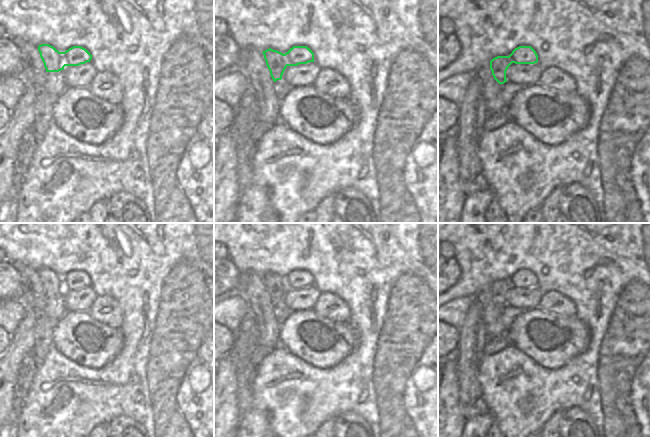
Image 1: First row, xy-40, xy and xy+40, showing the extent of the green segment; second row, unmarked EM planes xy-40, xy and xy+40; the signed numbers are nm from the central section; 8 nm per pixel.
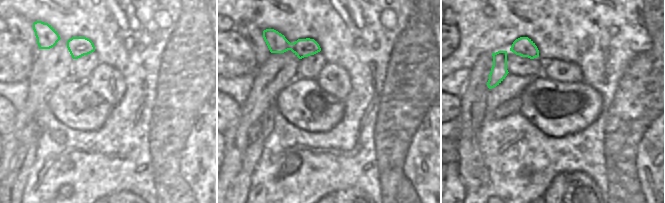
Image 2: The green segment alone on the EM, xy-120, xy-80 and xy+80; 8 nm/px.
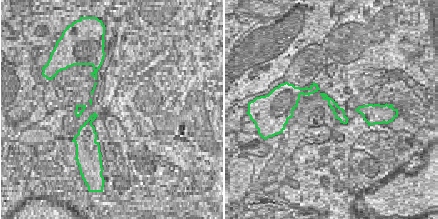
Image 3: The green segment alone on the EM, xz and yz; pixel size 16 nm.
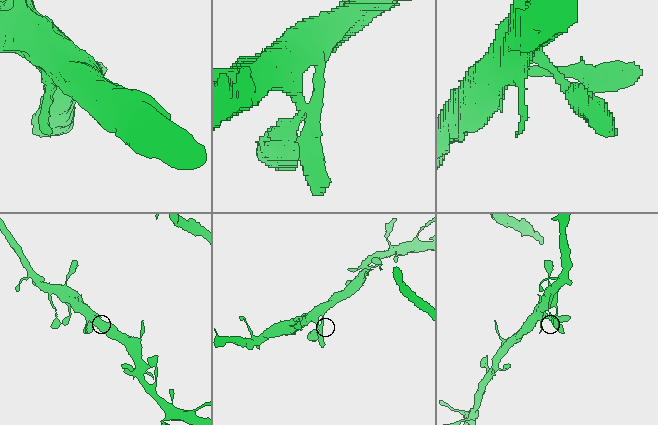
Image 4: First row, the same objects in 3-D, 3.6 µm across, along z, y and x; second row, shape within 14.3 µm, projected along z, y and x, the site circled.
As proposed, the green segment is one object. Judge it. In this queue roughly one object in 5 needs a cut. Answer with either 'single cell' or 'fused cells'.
single cell

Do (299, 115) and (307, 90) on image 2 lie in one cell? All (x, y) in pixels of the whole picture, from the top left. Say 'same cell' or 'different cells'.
same cell

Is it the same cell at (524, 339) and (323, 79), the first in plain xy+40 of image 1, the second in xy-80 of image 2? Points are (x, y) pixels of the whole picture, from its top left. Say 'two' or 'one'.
two

